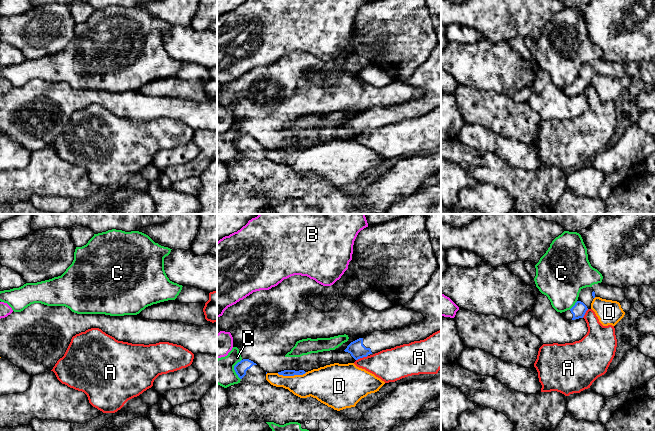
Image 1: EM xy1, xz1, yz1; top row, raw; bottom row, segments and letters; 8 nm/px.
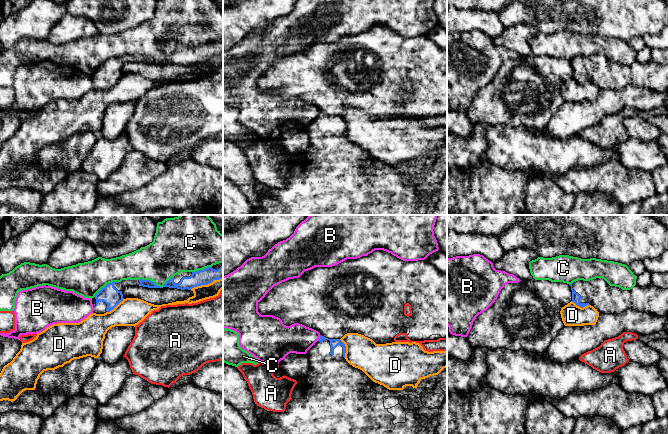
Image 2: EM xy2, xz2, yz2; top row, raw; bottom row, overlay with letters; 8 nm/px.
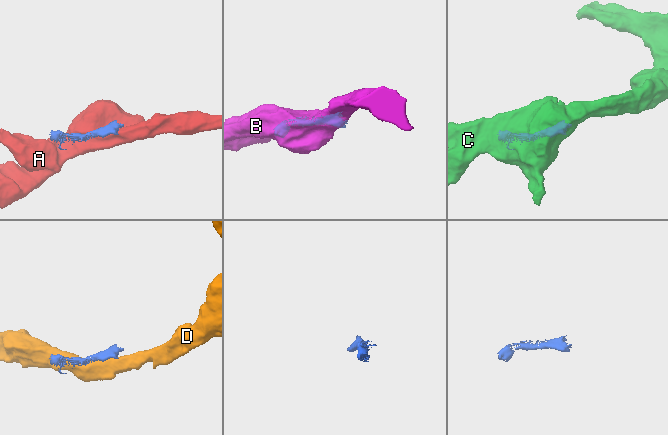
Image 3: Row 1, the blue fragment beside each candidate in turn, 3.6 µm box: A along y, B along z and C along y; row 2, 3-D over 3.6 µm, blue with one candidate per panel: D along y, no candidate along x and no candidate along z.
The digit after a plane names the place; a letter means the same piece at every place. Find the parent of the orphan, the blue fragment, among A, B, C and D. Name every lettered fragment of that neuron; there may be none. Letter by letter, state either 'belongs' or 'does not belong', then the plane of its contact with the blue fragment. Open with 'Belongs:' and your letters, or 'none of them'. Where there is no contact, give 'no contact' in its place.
Belongs: none of them
A: does not belong; meets blue in xz1
B: does not belong; meets blue in xz2
C: does not belong; meets blue in xy2
D: does not belong; meets blue in xy2

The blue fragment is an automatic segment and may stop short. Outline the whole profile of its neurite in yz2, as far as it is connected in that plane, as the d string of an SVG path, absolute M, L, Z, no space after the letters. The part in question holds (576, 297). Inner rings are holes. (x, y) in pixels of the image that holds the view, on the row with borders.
M604 279L578 280L571 285L572 302L583 308L593 306L599 314L621 314L632 309L656 316L668 315L668 289L653 284L630 290L610 286Z

